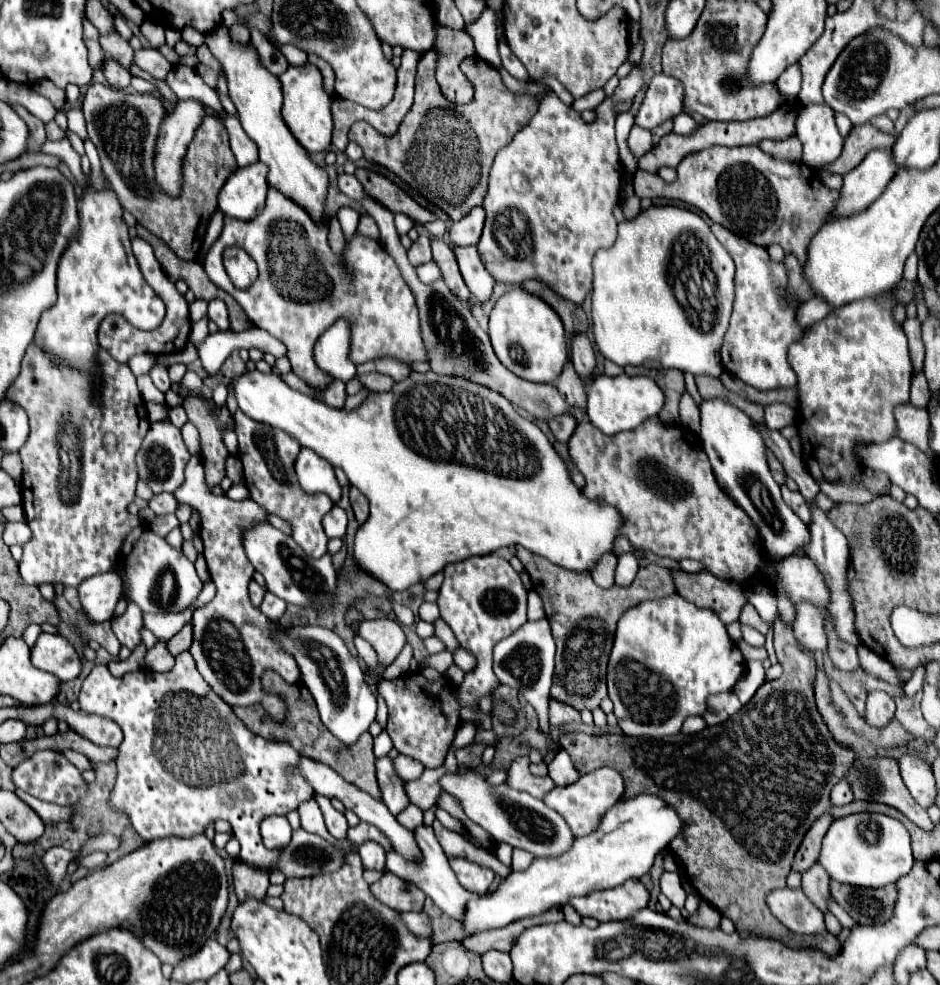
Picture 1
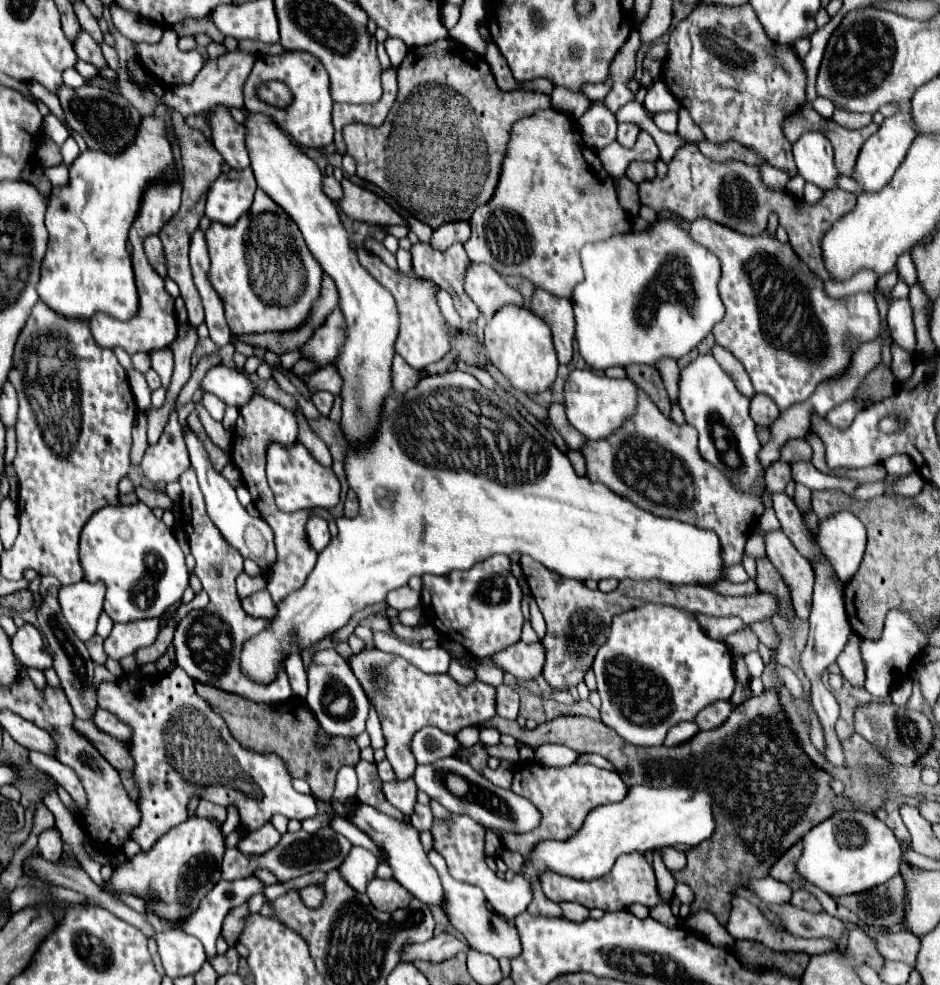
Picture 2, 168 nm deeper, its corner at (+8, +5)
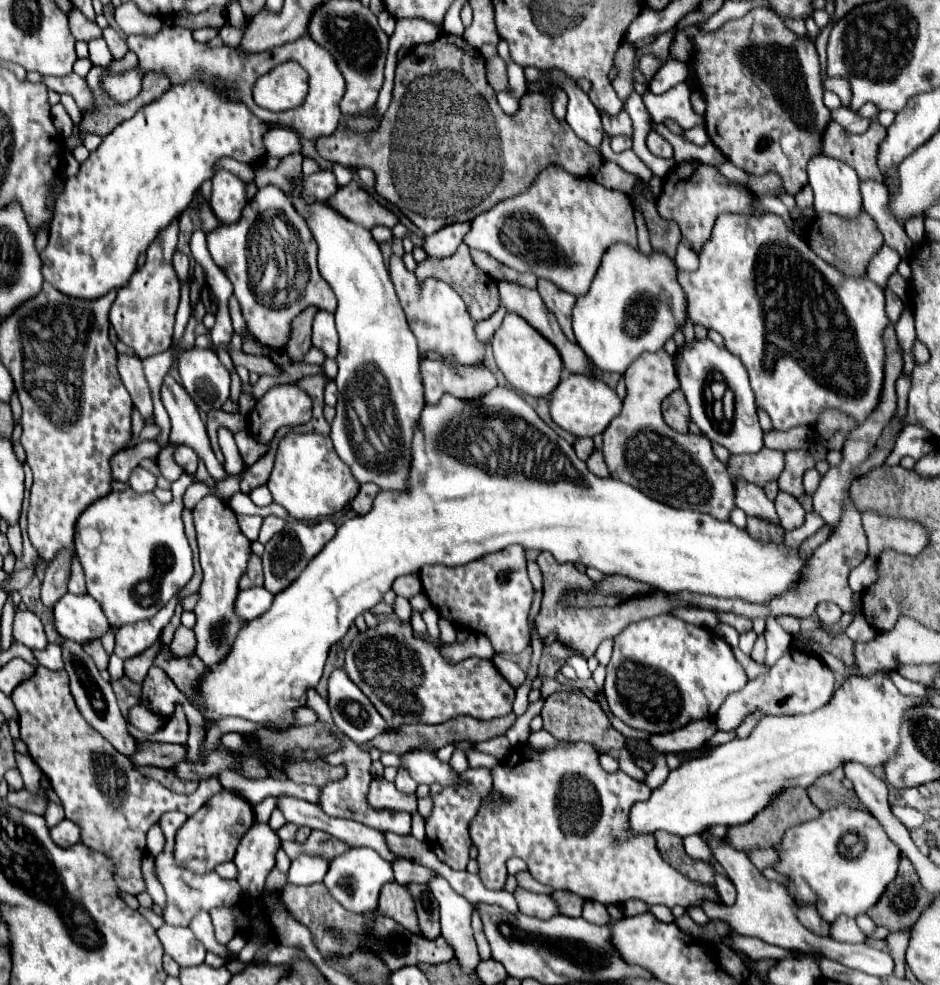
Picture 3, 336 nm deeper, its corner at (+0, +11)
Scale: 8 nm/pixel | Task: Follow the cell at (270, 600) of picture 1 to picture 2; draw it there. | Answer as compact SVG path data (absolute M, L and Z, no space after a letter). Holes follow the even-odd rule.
M260 590L260 592L244 598L242 608L252 618L272 618L276 604L272 602L272 596L268 594L268 590Z

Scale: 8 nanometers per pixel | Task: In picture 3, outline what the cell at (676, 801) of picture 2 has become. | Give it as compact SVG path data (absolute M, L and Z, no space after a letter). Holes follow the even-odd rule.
M882 672L866 678L852 676L840 684L824 708L796 716L764 716L748 738L734 738L702 758L670 770L666 782L654 788L648 800L630 808L630 832L638 836L664 830L684 838L702 834L718 824L744 824L788 786L808 788L820 774L848 760L864 766L882 766L896 754L898 730L906 708L920 702L924 698L900 694Z

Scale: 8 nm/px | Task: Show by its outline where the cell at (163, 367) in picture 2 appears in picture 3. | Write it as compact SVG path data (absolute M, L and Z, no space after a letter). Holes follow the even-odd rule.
M176 446L176 450L174 450L174 460L176 460L176 464L184 470L184 472L188 472L188 474L194 474L196 472L196 468L198 468L198 456L192 452L192 448L188 448L188 446Z

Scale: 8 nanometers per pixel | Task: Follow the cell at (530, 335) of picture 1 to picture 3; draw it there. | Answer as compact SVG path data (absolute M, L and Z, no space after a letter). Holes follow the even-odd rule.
M512 312L504 316L500 328L494 332L492 350L498 368L502 370L502 374L506 376L506 380L516 392L536 396L536 398L548 396L560 382L562 358L556 352L556 346L552 346L552 342L542 338L540 332L536 332L536 328L532 328L522 316L516 316Z

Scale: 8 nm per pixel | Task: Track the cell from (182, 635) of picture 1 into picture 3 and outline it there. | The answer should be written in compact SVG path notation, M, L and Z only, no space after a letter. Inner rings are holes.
M158 640L156 644L152 644L152 648L146 648L146 650L140 652L138 656L124 660L124 674L130 676L134 682L142 682L144 676L148 674L150 666L154 664L156 652L160 652L160 648L162 648L162 644L160 644L160 640Z

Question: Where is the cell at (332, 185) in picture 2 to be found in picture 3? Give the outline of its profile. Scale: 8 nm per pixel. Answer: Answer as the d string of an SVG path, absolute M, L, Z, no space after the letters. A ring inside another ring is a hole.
M320 170L304 180L304 198L306 200L328 200L332 192L338 190L338 182L334 172Z

